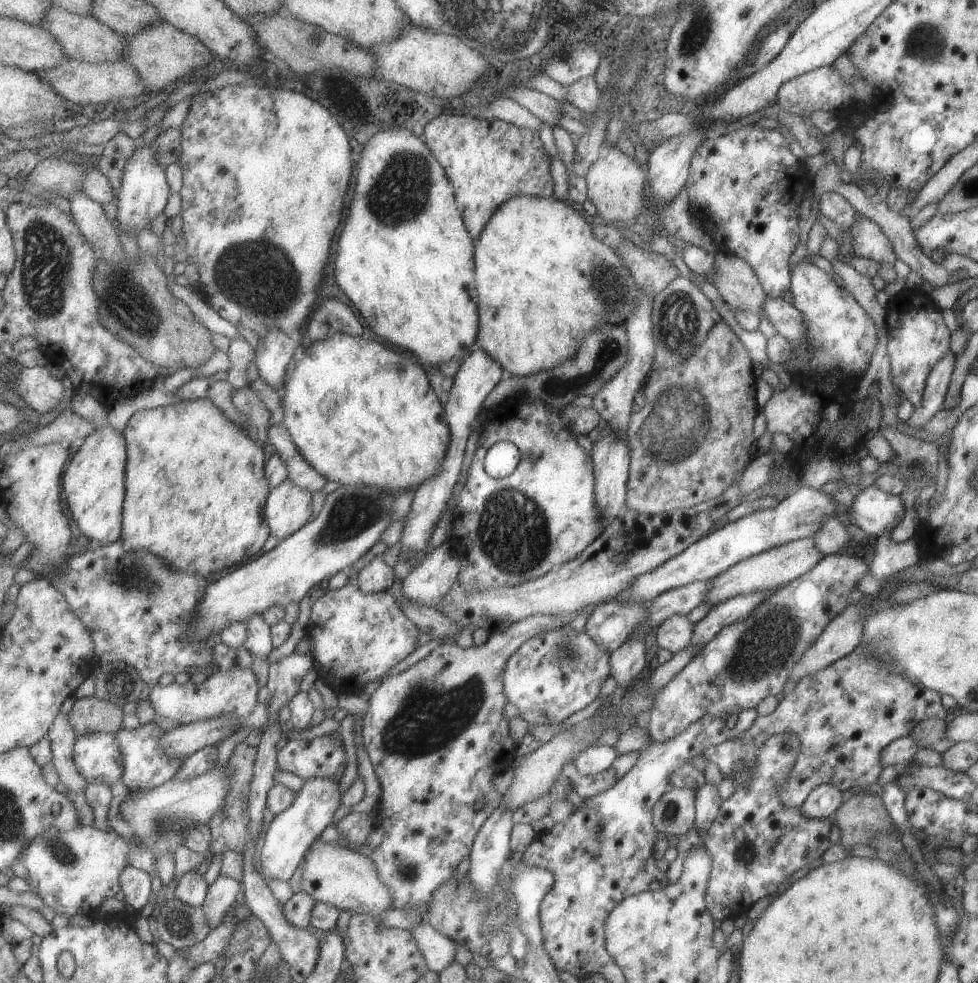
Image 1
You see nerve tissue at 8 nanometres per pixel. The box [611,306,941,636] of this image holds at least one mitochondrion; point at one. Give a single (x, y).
(678, 426)

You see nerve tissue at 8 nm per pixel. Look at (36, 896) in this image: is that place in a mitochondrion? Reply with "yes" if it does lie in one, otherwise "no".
no

